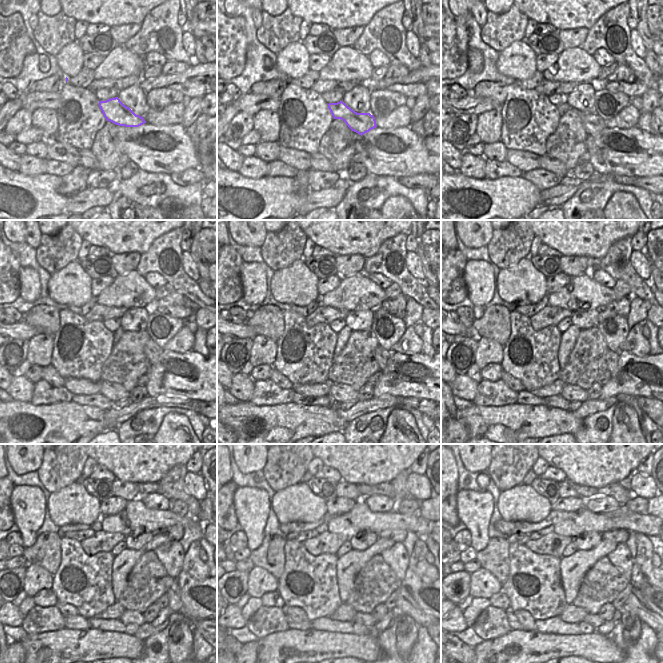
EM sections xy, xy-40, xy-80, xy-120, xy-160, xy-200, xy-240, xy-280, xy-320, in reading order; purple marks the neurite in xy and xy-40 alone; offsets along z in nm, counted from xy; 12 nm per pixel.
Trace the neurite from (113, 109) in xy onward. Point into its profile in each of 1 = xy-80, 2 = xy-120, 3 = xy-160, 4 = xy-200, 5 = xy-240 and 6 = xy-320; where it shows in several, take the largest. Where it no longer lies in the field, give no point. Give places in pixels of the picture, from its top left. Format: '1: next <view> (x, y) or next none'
1: next xy-80 (593, 124)
2: next xy-120 (153, 352)
3: next xy-160 (382, 356)
4: next xy-200 (612, 357)
5: next xy-240 (174, 603)
6: next xy-320 (635, 603)

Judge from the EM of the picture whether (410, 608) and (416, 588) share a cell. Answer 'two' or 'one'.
two

